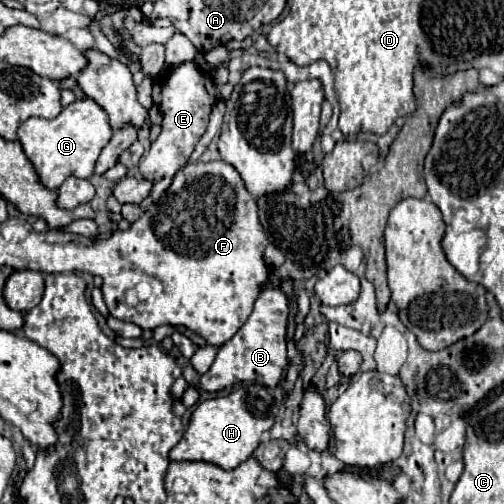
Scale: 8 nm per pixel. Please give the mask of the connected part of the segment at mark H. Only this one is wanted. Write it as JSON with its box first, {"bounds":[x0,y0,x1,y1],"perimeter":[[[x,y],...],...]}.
{"bounds":[169,385,275,469],"perimeter":[[[241,385],[229,395],[201,401],[191,415],[191,423],[183,439],[171,449],[169,457],[173,461],[205,461],[219,465],[223,469],[235,469],[239,463],[247,461],[257,445],[261,435],[269,431],[275,423],[275,401],[263,385]]]}

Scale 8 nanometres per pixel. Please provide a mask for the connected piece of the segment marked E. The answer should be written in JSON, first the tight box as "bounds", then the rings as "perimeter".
{"bounds":[139,61,217,181],"perimeter":[[[193,61],[181,63],[169,71],[169,77],[165,79],[161,89],[161,97],[163,97],[161,99],[161,111],[163,111],[161,133],[157,141],[151,143],[149,153],[139,161],[141,175],[151,181],[157,181],[161,177],[173,177],[189,161],[191,153],[195,151],[195,145],[199,143],[201,135],[207,129],[209,113],[217,103],[213,79],[201,73]]]}

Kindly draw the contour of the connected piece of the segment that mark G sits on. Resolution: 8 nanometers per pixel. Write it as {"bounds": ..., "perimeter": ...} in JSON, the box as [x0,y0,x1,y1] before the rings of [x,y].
{"bounds":[17,97,113,189],"perimeter":[[[85,97],[67,105],[55,119],[39,119],[39,117],[27,119],[19,127],[17,135],[41,183],[47,189],[59,189],[61,183],[71,175],[83,179],[89,179],[93,175],[97,157],[103,151],[103,147],[111,141],[113,131],[109,127],[107,113],[93,99]]]}

